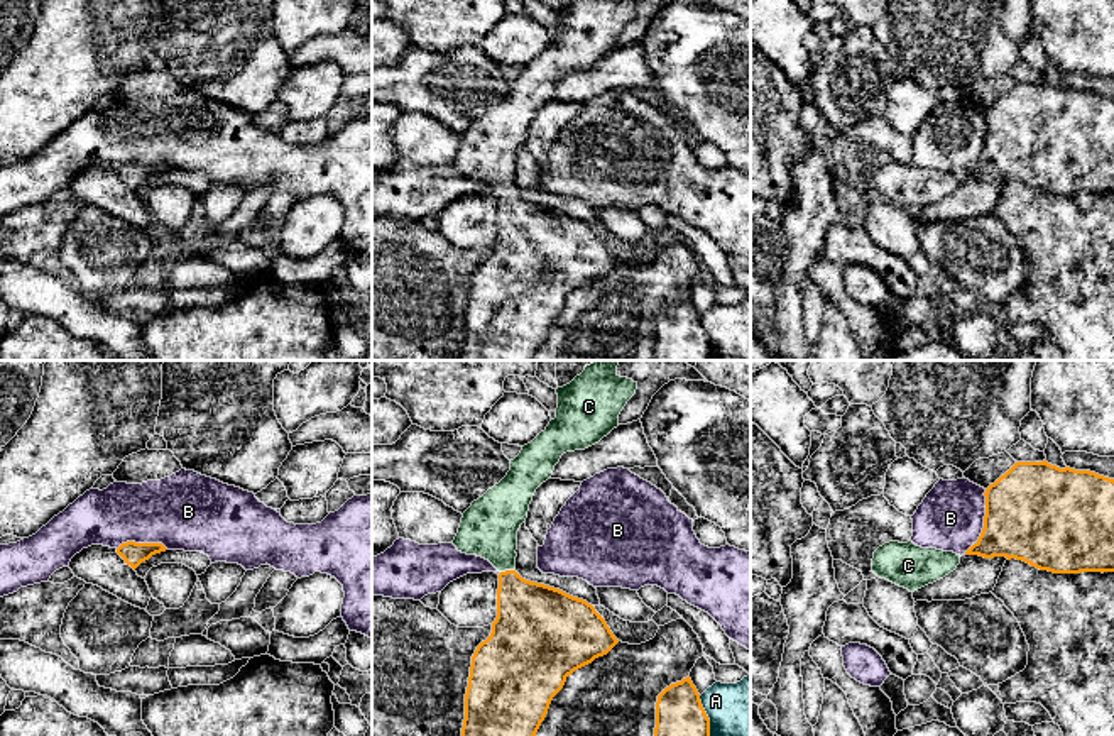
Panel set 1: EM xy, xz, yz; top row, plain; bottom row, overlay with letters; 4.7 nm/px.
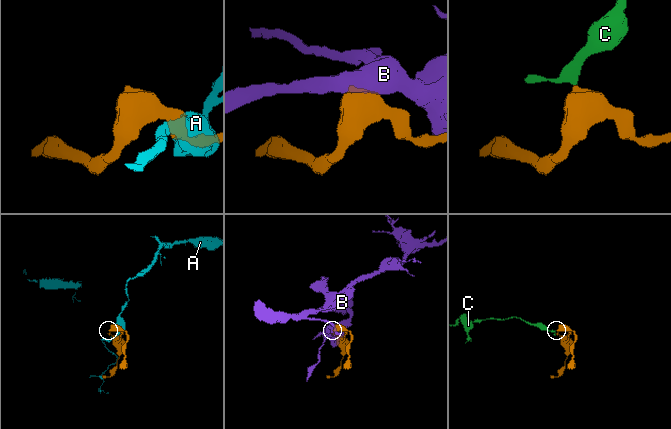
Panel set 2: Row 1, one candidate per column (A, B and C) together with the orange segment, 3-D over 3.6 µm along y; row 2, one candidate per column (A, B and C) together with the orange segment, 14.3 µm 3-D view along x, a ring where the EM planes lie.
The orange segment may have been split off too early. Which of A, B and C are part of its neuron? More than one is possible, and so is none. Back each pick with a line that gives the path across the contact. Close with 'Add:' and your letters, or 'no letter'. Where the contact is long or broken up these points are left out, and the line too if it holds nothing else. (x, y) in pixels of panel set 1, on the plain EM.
C: across xz (531, 237), (516, 219), (506, 192), (504, 180), (489, 149)
Add: C

